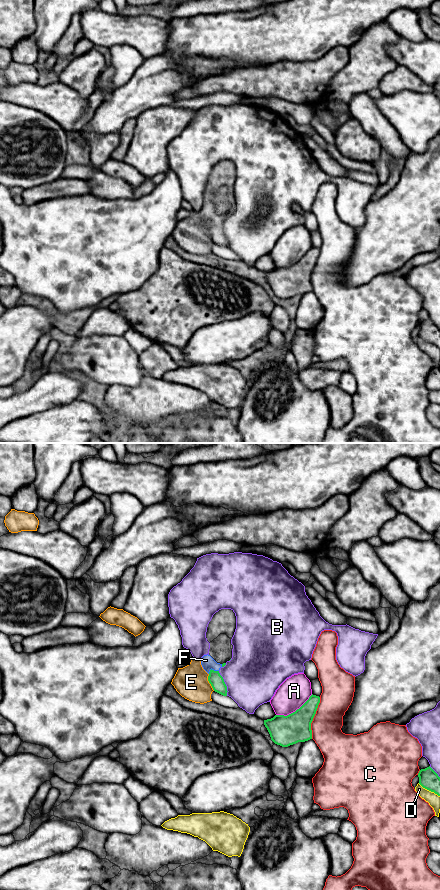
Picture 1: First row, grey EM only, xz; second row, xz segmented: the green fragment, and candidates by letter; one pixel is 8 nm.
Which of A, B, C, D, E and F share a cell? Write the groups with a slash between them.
A / B / C / D / E / F

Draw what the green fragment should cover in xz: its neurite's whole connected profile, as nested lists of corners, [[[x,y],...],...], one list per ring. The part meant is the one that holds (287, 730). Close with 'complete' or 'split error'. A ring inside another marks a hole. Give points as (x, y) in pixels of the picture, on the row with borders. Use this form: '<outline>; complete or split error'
[[[312,694],[295,712],[264,720],[271,740],[277,745],[288,747],[312,739],[311,723],[319,703],[320,697]]]; complete

